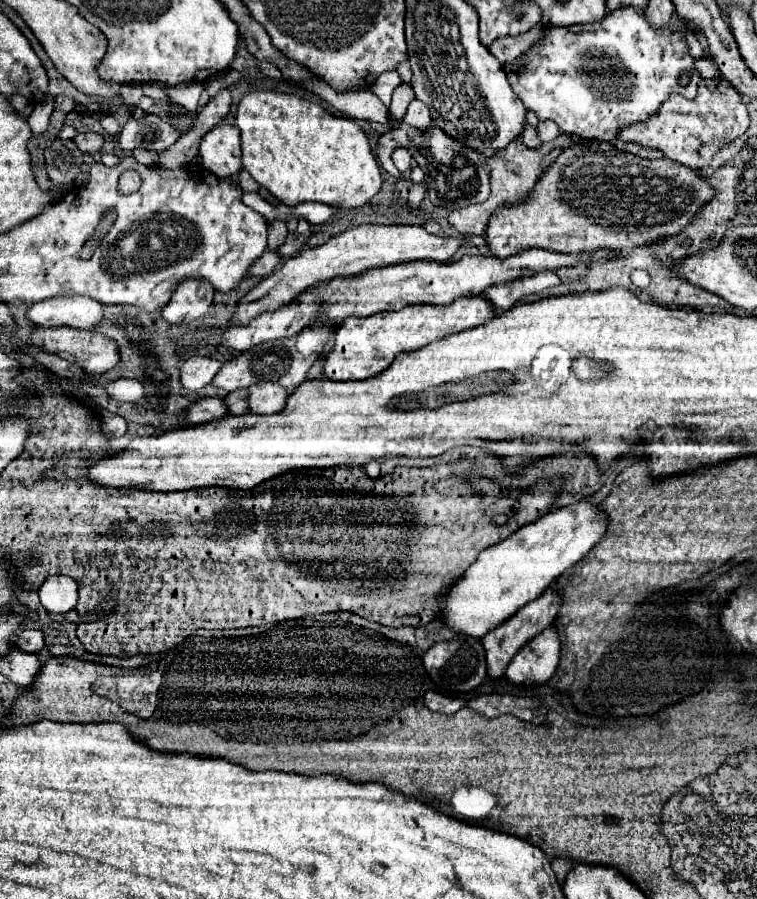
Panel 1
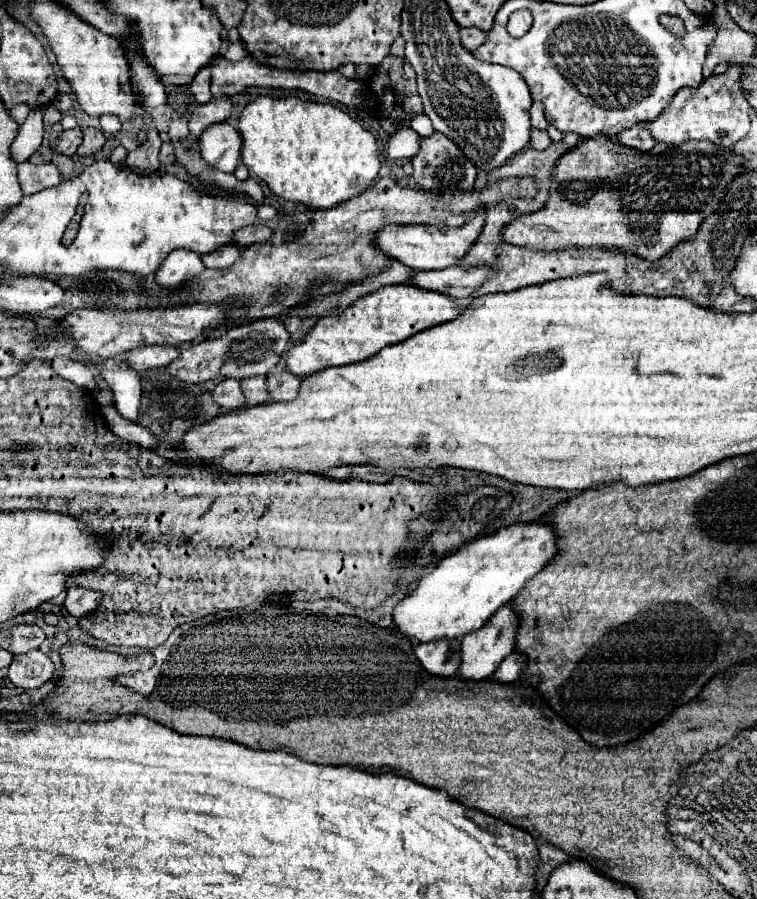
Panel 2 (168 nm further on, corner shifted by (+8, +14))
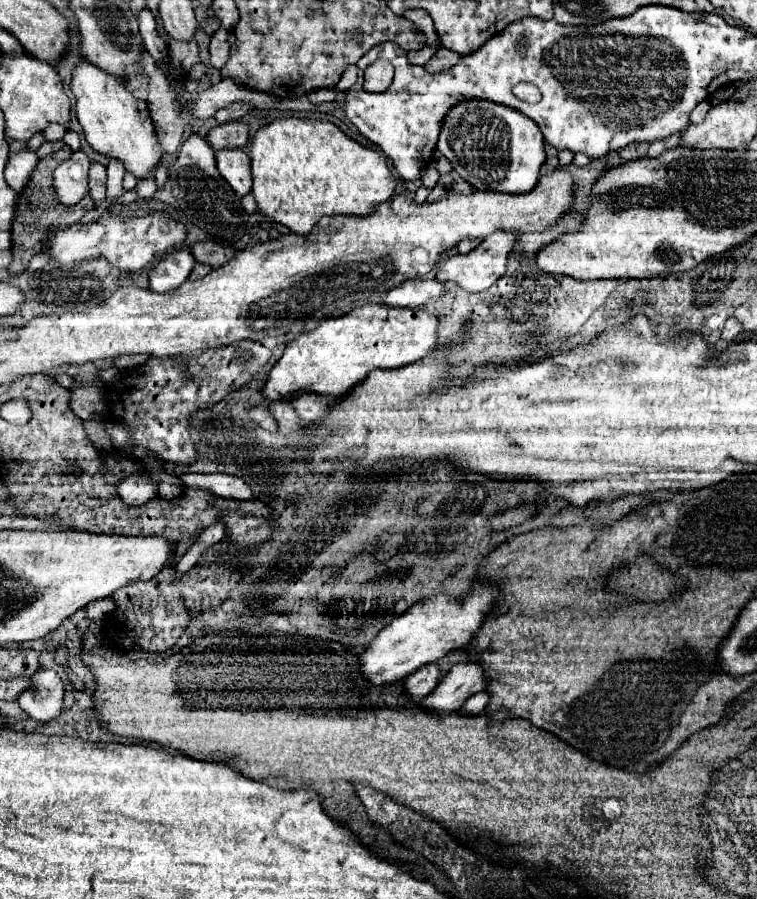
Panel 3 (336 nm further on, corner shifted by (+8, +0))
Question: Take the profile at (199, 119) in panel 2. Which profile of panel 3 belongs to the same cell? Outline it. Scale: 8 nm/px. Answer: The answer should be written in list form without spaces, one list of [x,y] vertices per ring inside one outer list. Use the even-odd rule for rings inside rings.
[[[240,121],[222,123],[222,125],[212,127],[206,139],[208,139],[208,143],[212,145],[214,151],[238,149],[238,147],[244,147],[246,141],[248,141],[248,127]]]

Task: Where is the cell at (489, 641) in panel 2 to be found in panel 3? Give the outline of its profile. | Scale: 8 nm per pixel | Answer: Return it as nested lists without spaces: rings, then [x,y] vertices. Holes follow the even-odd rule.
[[[466,659],[448,671],[438,687],[424,699],[424,707],[430,707],[432,711],[458,711],[468,697],[484,691],[486,687],[484,667],[472,659]]]

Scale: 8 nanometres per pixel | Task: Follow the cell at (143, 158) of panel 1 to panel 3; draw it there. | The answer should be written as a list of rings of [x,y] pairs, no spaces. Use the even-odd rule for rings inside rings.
[[[148,177],[148,179],[140,179],[138,185],[136,185],[136,189],[138,189],[138,197],[140,197],[140,199],[148,199],[148,197],[152,197],[152,195],[158,191],[156,181],[154,181],[152,177]]]

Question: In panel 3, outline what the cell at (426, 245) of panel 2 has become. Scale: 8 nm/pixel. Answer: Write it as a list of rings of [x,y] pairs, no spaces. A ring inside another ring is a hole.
[[[496,231],[494,235],[490,235],[488,239],[484,239],[476,249],[472,249],[470,253],[456,253],[456,255],[446,255],[440,257],[436,267],[436,275],[434,279],[440,283],[448,283],[454,281],[458,283],[464,291],[484,291],[488,289],[500,275],[504,275],[506,269],[506,257],[512,249],[512,245],[516,243],[516,233],[506,233],[506,231]]]

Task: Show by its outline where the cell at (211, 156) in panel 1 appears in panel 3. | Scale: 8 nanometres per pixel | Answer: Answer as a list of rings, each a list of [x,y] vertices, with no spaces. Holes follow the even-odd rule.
[[[222,149],[216,153],[216,165],[220,175],[228,181],[228,185],[238,193],[246,195],[252,187],[250,175],[250,159],[240,149]]]

